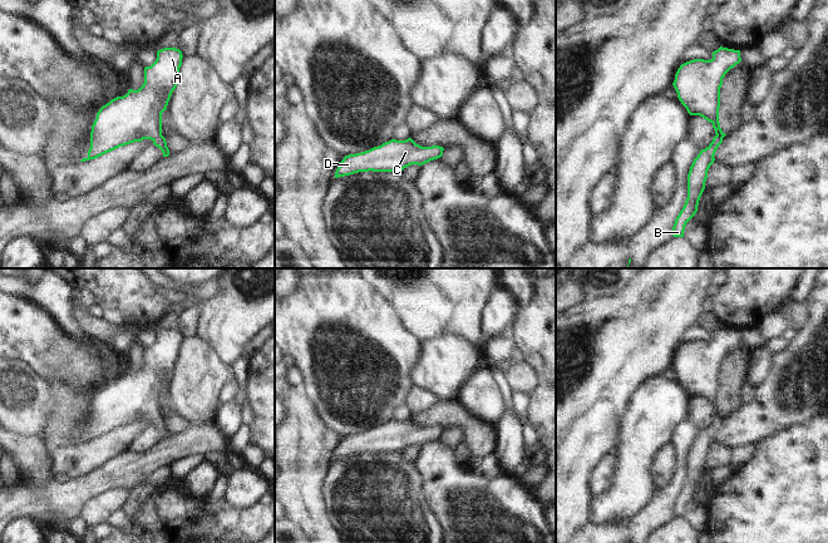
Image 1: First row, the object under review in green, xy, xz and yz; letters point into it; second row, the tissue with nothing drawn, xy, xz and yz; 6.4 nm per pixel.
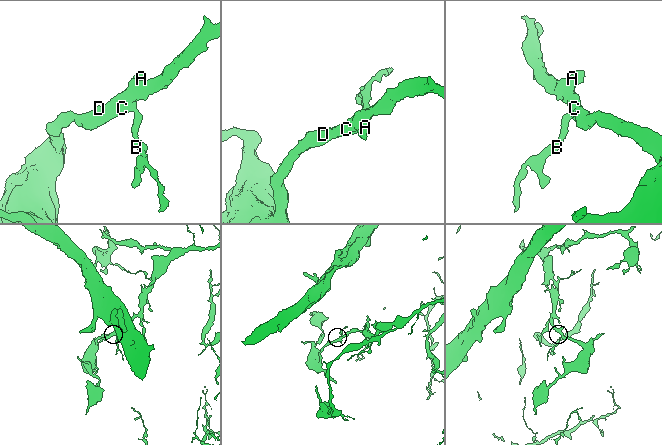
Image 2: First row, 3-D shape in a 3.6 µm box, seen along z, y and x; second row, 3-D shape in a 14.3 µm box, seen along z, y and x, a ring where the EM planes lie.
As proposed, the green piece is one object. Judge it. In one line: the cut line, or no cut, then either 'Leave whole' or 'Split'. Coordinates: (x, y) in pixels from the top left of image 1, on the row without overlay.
No split. Leave whole

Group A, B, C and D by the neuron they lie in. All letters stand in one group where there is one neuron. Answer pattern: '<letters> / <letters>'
A B C D

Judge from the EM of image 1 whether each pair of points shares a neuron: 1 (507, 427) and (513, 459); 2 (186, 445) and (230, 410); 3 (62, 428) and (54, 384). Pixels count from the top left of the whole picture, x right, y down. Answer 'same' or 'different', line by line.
1: same
2: different
3: same

